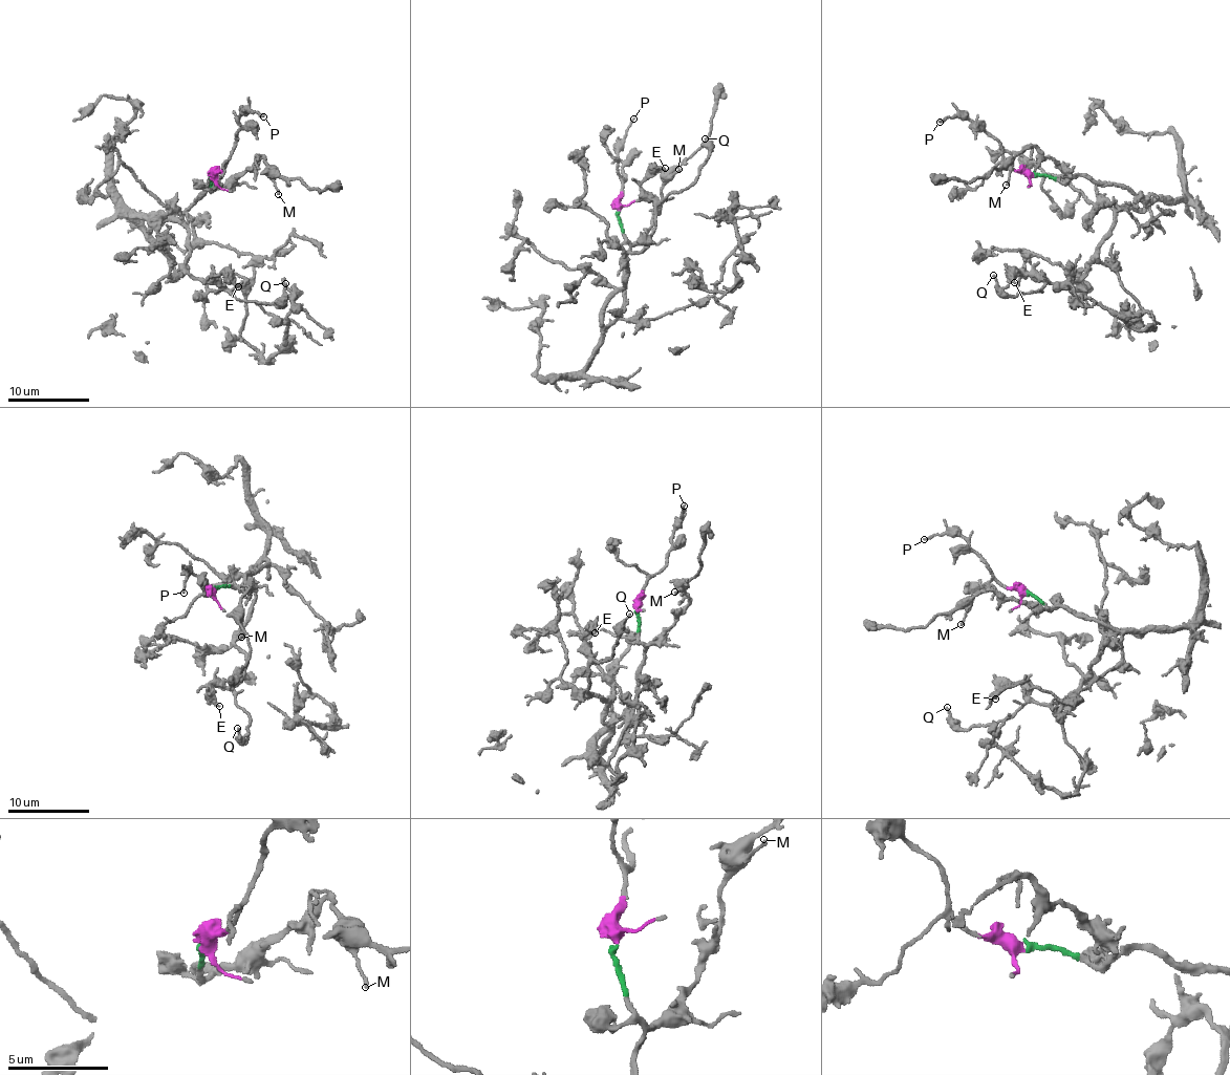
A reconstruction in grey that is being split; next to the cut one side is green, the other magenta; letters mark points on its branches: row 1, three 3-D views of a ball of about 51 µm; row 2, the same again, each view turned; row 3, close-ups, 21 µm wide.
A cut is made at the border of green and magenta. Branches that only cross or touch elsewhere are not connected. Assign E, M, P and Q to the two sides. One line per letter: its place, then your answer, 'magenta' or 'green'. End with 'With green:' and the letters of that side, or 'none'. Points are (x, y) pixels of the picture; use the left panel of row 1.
E: place (238, 286); green
M: place (278, 194); green
P: place (263, 116); magenta
Q: place (285, 283); green
With green: E, M, Q

